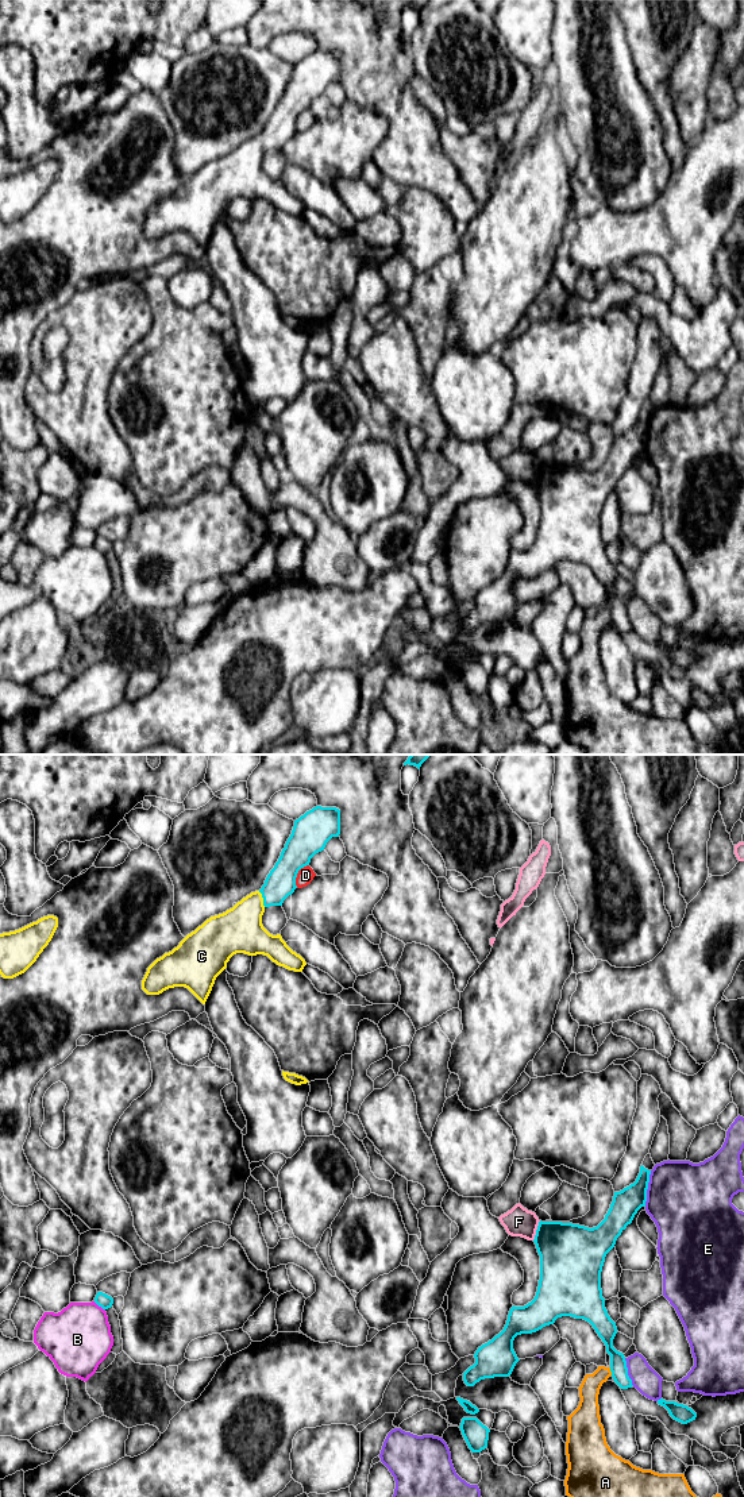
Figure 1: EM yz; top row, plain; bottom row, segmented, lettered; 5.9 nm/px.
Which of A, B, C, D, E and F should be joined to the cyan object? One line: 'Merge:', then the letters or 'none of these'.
Merge: C

